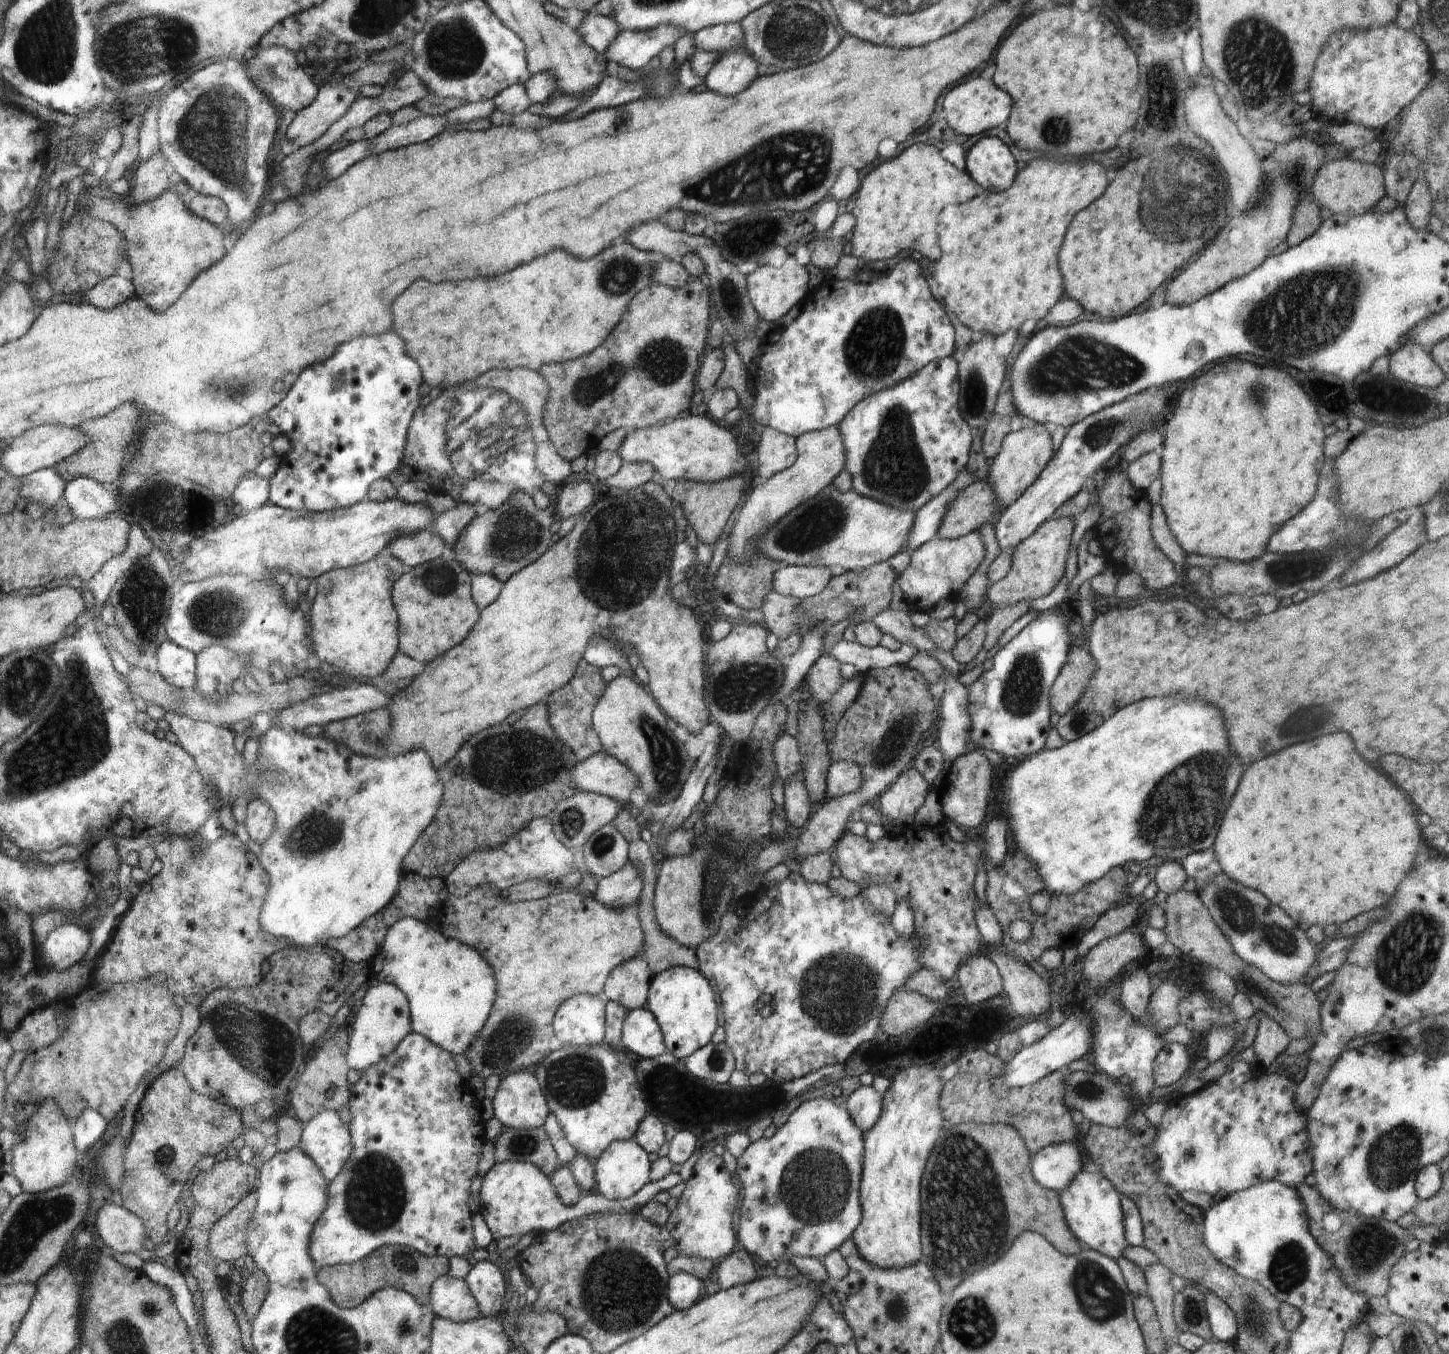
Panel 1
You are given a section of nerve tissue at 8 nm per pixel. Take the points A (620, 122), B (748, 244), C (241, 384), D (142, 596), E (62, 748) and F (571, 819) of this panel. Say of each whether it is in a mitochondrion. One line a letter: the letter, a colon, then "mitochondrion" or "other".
A: other
B: mitochondrion
C: mitochondrion
D: mitochondrion
E: mitochondrion
F: mitochondrion

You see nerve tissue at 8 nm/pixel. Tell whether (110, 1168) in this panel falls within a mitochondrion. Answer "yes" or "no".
yes

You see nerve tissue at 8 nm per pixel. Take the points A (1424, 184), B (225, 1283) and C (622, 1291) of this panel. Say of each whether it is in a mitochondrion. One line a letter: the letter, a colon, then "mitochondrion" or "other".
A: other
B: other
C: mitochondrion

